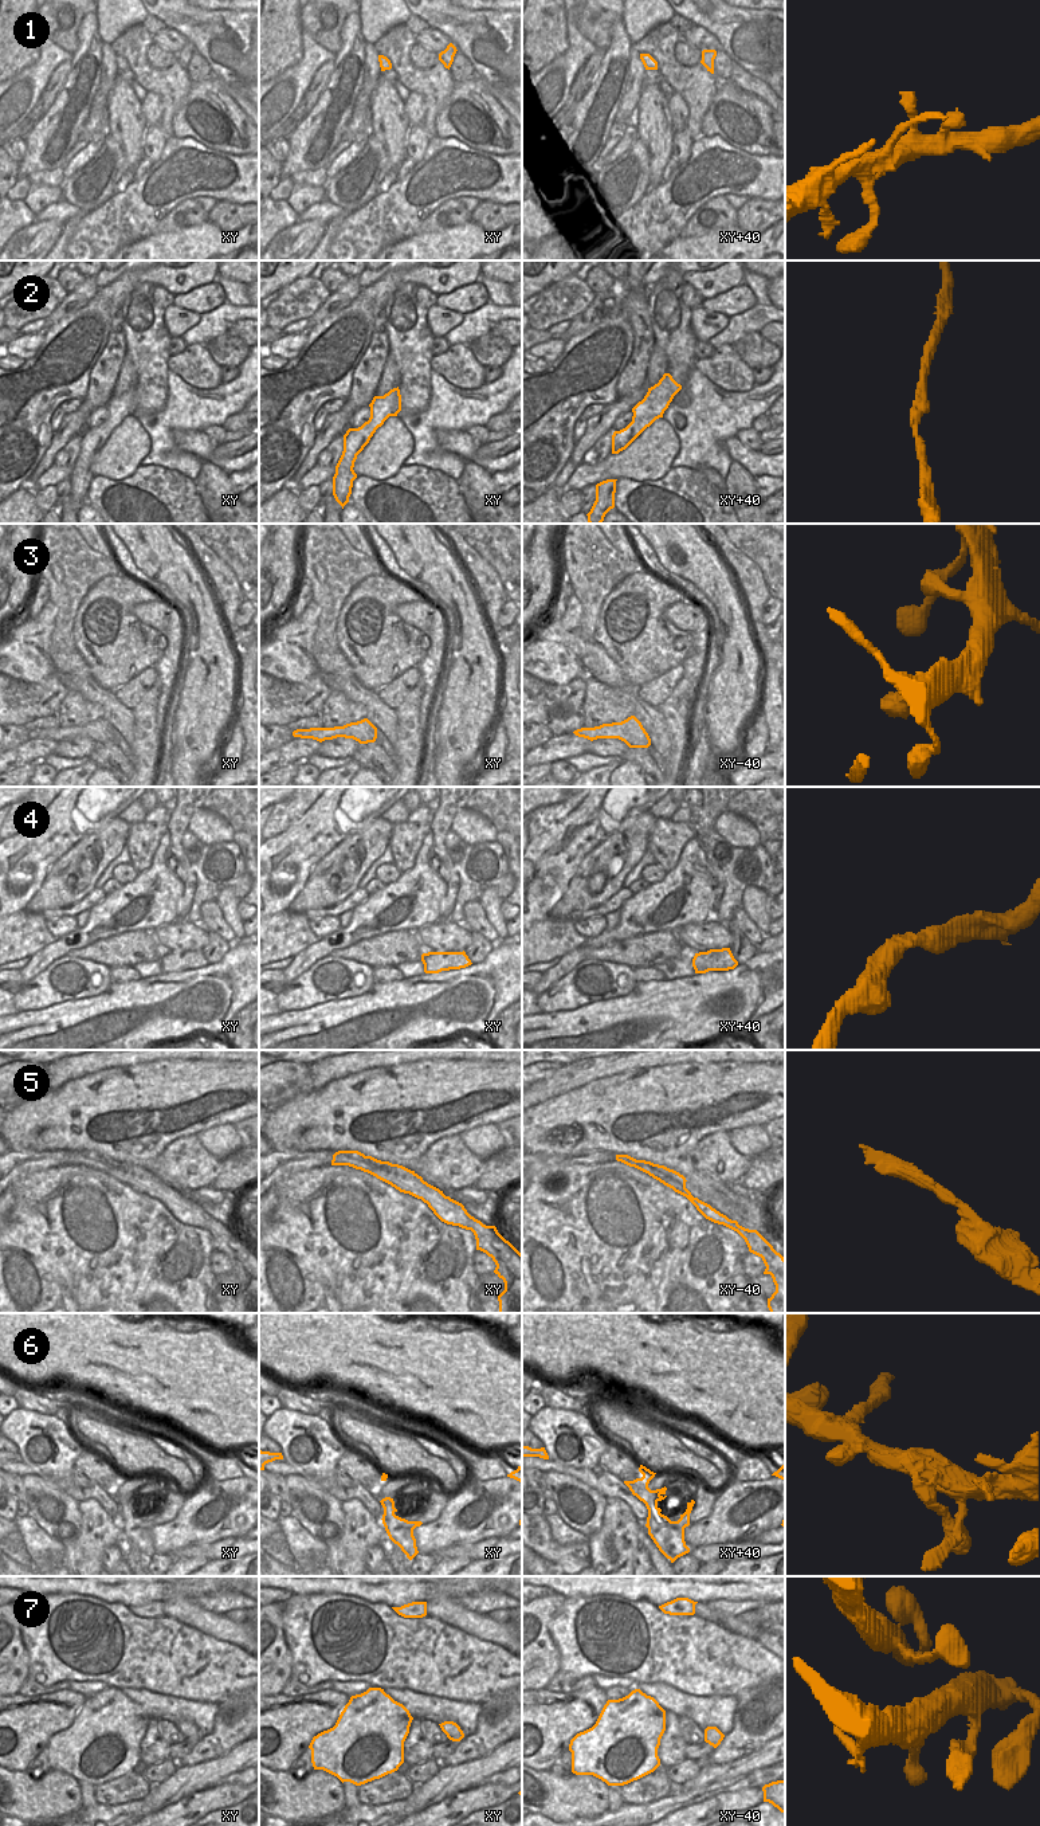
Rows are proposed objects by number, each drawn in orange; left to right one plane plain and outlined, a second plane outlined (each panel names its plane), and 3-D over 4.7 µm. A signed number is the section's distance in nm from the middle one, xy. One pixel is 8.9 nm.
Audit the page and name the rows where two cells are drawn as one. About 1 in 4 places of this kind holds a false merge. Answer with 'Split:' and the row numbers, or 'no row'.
Split: 2

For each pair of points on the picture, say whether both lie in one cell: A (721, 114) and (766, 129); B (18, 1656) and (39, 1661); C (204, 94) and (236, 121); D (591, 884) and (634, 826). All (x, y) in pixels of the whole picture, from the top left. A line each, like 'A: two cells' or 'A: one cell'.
A: one cell
B: two cells
C: one cell
D: one cell

